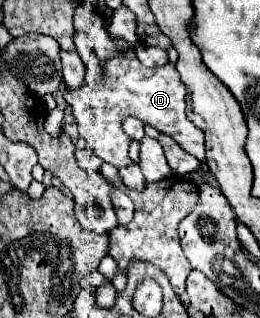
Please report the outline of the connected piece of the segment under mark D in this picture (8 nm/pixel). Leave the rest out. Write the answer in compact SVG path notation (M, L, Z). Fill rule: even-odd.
M120 51L116 59L112 59L106 65L104 71L104 83L94 87L82 87L78 91L64 93L66 103L72 107L74 117L80 125L80 135L88 141L94 155L98 155L102 161L116 165L116 167L128 167L133 164L129 158L128 150L131 139L122 130L122 119L126 115L138 117L140 121L152 125L154 129L160 129L162 133L170 135L186 153L194 155L198 161L204 161L204 137L202 129L198 129L184 113L184 97L186 87L182 85L178 71L172 63L160 67L160 69L148 69L144 67L134 51Z

